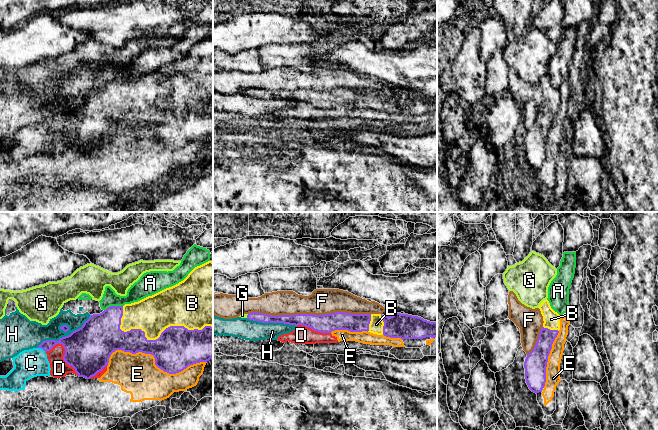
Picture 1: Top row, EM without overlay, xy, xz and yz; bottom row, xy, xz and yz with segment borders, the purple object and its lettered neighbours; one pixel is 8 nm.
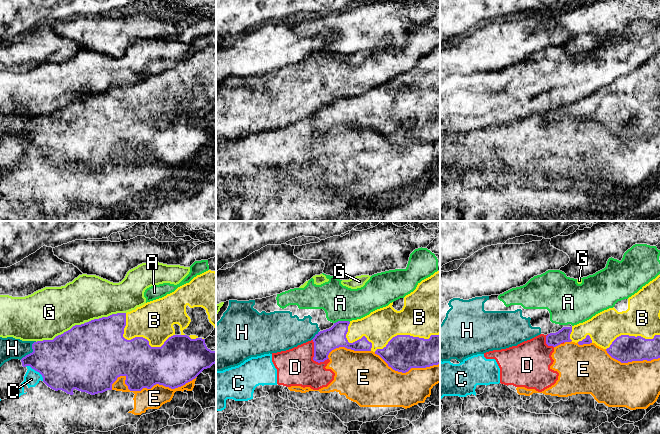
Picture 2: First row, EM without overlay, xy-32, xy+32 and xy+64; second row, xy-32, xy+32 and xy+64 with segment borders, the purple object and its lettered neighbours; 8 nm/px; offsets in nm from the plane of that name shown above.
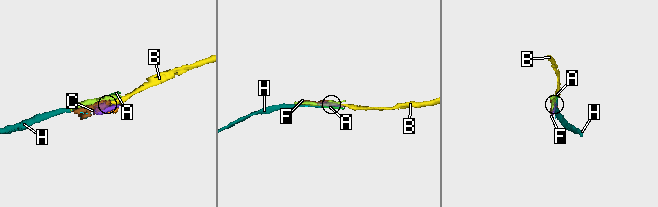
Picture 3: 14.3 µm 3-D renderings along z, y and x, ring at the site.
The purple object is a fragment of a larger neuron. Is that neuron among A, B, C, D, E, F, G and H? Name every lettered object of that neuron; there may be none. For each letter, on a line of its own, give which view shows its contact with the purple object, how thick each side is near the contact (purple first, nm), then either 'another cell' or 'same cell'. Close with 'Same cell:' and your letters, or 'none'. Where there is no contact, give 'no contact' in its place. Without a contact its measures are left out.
A: meets purple in xy; 320 nm thick on the purple side, 150 nm on the other; another cell
B: meets purple in xy; 340 nm thick on the purple side, 340 nm on the other; same cell
C: meets purple in xy; 140 nm thick on the purple side, 220 nm on the other; another cell
D: meets purple in xy; 360 nm thick on the purple side, 140 nm on the other; another cell
E: meets purple in xy; 340 nm thick on the purple side, 320 nm on the other; another cell
F: meets purple in xz; 160 nm thick on the purple side, 200 nm on the other; another cell
G: meets purple in xz; 80 nm thick on the purple side, 30 nm on the other; another cell
H: meets purple in xy; 360 nm thick on the purple side, 190 nm on the other; another cell
Same cell: B

